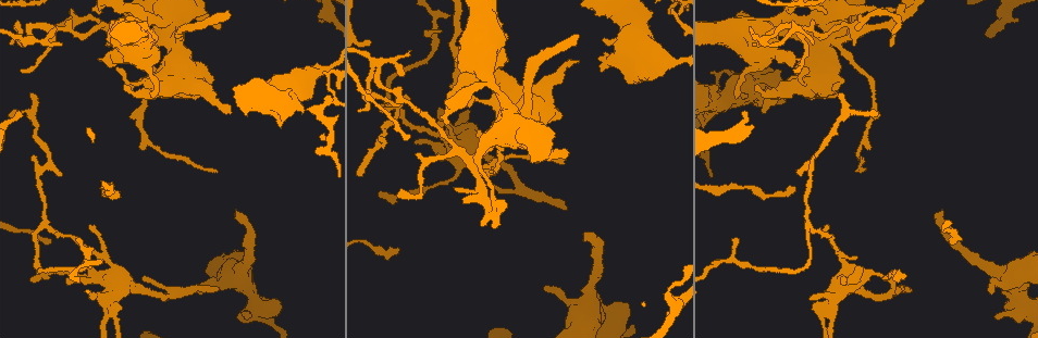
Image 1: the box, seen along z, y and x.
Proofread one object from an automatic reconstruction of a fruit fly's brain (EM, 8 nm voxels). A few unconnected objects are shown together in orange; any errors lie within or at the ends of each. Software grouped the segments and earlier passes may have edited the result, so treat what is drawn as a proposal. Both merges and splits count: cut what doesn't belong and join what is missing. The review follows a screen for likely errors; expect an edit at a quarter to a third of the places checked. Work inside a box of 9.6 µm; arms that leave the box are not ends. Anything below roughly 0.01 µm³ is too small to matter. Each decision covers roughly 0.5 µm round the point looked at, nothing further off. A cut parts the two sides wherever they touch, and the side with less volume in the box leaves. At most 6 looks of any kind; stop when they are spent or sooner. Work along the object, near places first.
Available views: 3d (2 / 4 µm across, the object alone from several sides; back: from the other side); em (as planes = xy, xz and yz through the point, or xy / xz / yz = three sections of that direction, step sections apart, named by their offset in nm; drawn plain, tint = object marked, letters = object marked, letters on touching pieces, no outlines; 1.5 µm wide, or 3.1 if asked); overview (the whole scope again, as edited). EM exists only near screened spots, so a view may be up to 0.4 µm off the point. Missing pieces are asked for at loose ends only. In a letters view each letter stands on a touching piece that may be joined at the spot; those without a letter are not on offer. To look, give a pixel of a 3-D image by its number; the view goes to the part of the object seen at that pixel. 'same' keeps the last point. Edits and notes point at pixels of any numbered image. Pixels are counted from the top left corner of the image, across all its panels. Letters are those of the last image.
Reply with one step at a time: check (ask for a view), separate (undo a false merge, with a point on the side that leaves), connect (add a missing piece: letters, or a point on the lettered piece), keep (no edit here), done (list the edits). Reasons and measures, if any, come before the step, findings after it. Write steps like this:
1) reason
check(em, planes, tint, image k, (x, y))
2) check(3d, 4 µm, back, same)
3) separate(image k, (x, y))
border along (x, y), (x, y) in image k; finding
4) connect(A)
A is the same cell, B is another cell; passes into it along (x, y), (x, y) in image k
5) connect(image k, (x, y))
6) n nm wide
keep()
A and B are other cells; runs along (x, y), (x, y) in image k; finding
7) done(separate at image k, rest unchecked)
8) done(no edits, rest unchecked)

an open end
check(3d, 4 µm, image 1, (845, 278))

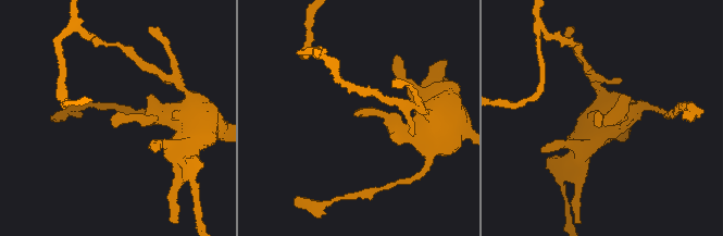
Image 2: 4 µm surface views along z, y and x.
now the EM
check(em, planes, letters, image 2, (353, 114))

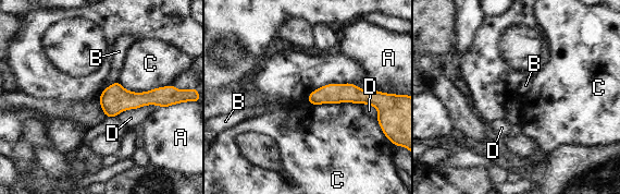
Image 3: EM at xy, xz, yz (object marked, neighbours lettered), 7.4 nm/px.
140 nm wide
keep()
A, B, C and D are other cells; runs along (373, 93), (321, 95), (310, 100) in image 3; none of them fits

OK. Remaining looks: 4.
tapers out
check(em, planes, letters, image 1, (99, 260))

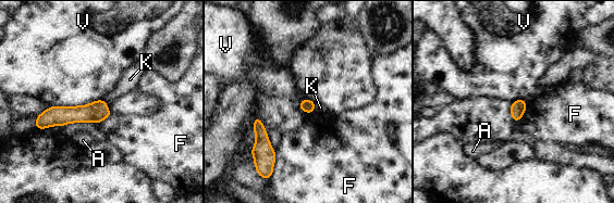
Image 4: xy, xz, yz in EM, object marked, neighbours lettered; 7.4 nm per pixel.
keep()
A, F, K and V are other cells; border along (102, 99), (87, 104), (48, 108) in image 4; none of them fits

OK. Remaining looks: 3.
branch stops here
check(3d, 4 µm, image 1, (550, 288))

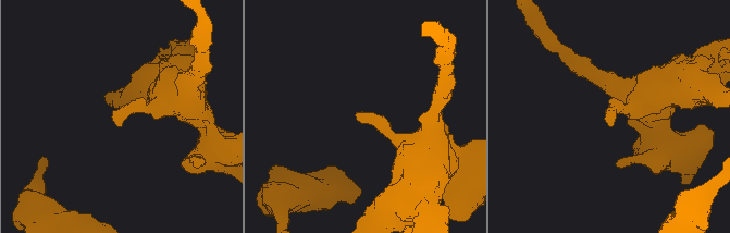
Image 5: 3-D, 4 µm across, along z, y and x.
check(em, planes, letters, image 5, (366, 116))

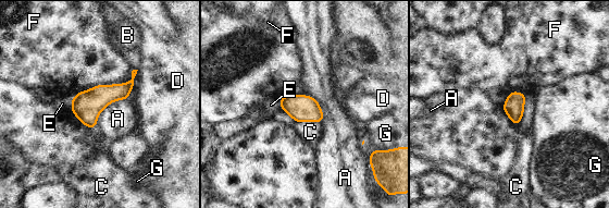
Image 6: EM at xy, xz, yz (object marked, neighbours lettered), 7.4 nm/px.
keep()
A, B, C, D, E, F and G are other cells; border along (126, 98), (111, 101), (95, 129) in image 6; no lettered piece goes on from it

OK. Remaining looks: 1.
done(no edits, rest unchecked)

